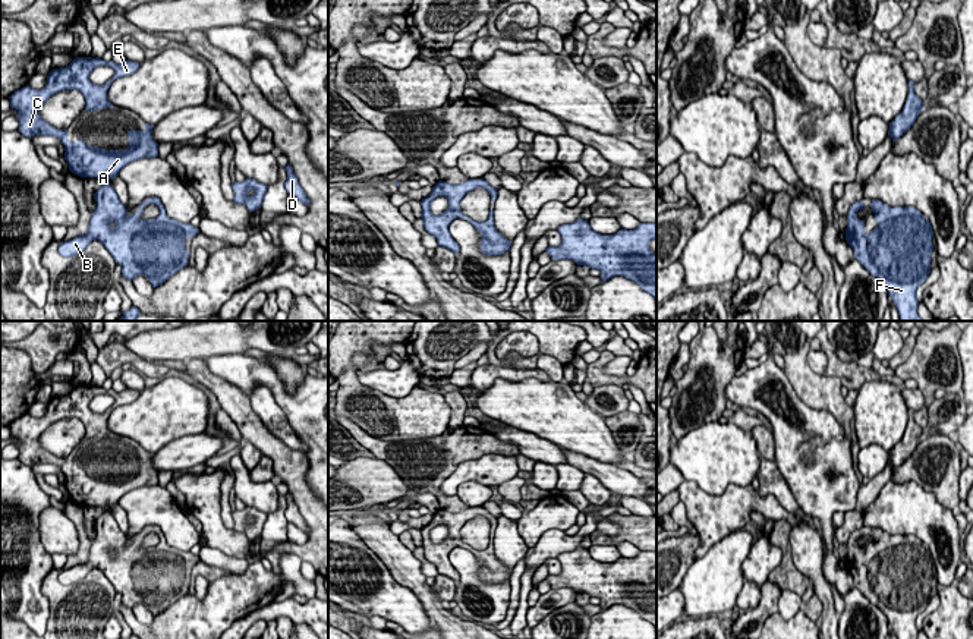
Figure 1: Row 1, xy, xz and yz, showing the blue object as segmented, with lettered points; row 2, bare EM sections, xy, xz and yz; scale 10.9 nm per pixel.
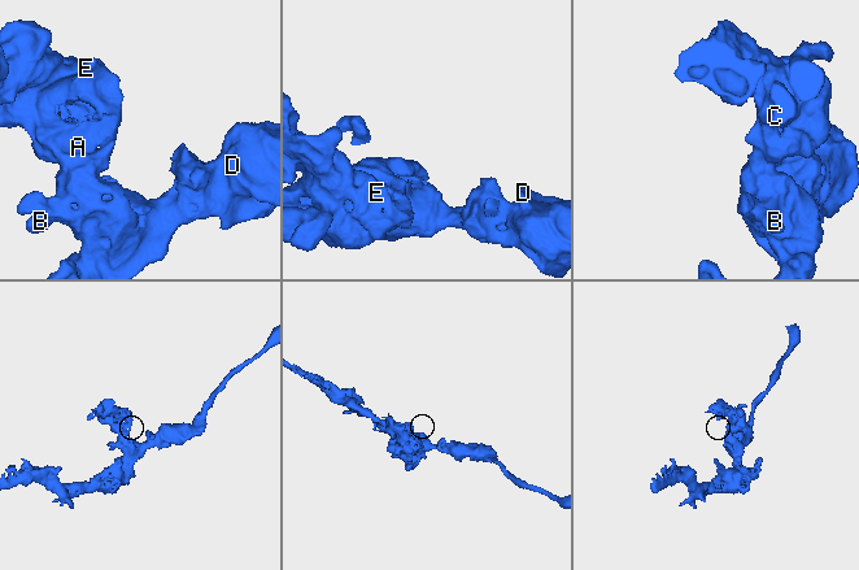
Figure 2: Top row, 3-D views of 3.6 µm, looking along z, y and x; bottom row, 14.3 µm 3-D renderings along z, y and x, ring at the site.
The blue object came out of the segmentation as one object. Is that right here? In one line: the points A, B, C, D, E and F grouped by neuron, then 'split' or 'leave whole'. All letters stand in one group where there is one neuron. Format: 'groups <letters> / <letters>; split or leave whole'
groups A B C D E F; leave whole

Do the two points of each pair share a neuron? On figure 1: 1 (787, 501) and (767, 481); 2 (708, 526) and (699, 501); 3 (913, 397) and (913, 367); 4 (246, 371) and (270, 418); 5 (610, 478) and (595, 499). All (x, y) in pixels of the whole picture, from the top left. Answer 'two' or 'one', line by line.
1: one
2: one
3: two
4: two
5: two

